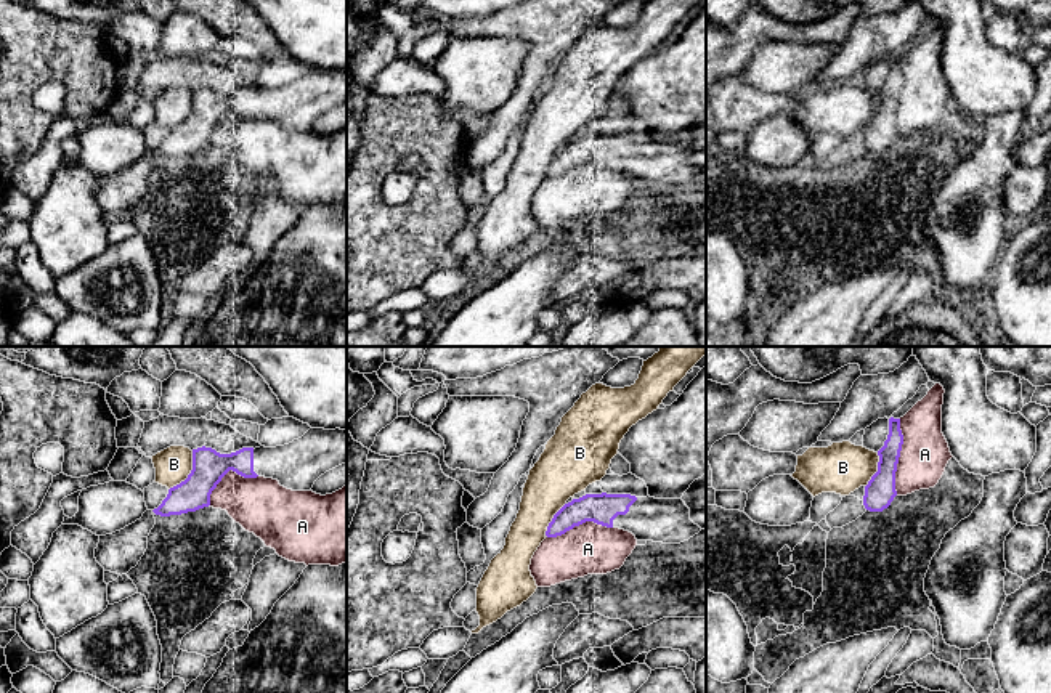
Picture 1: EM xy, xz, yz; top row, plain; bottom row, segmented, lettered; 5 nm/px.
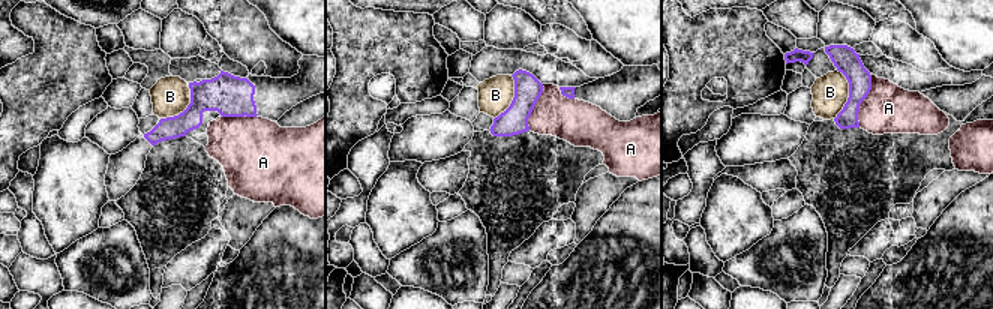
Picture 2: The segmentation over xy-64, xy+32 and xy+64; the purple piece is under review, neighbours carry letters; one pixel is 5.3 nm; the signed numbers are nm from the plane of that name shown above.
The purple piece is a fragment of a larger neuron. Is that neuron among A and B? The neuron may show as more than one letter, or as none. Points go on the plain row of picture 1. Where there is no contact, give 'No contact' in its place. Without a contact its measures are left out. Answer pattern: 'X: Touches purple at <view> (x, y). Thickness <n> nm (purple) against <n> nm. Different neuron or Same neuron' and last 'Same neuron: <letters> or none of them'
A: Touches purple at yz (899, 97). Thickness 150 nm (purple) against 240 nm. Different neuron
B: Touches purple at xy (190, 114). Thickness 170 nm (purple) against 180 nm. Different neuron
Same neuron: none of them

